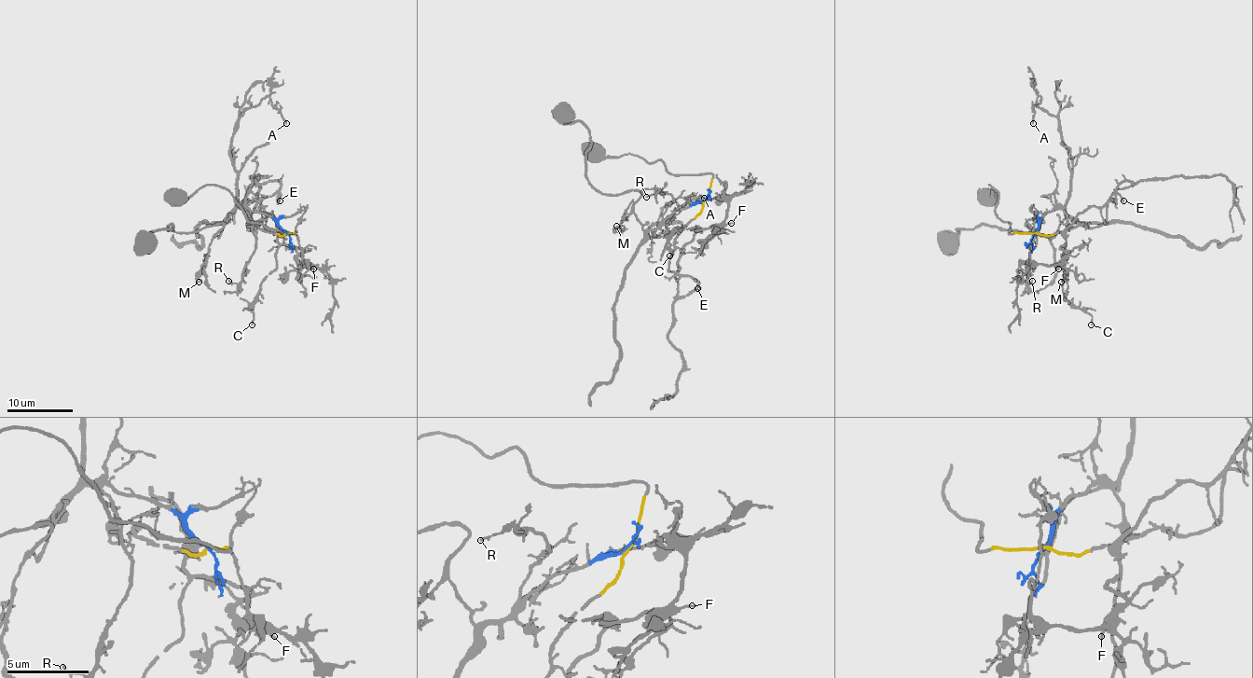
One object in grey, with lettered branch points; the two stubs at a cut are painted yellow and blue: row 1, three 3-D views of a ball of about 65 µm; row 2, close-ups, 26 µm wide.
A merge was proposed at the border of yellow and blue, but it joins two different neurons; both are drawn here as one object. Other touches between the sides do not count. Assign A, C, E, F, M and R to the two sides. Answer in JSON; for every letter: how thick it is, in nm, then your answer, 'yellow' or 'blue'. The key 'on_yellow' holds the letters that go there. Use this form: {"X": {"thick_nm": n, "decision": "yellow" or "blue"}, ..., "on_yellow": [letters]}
{"A": {"thick_nm": 120, "decision": "blue"}, "C": {"thick_nm": 100, "decision": "yellow"}, "E": {"thick_nm": 130, "decision": "yellow"}, "F": {"thick_nm": 110, "decision": "yellow"}, "M": {"thick_nm": 150, "decision": "blue"}, "R": {"thick_nm": 120, "decision": "blue"}, "on_yellow": ["C", "E", "F"]}

